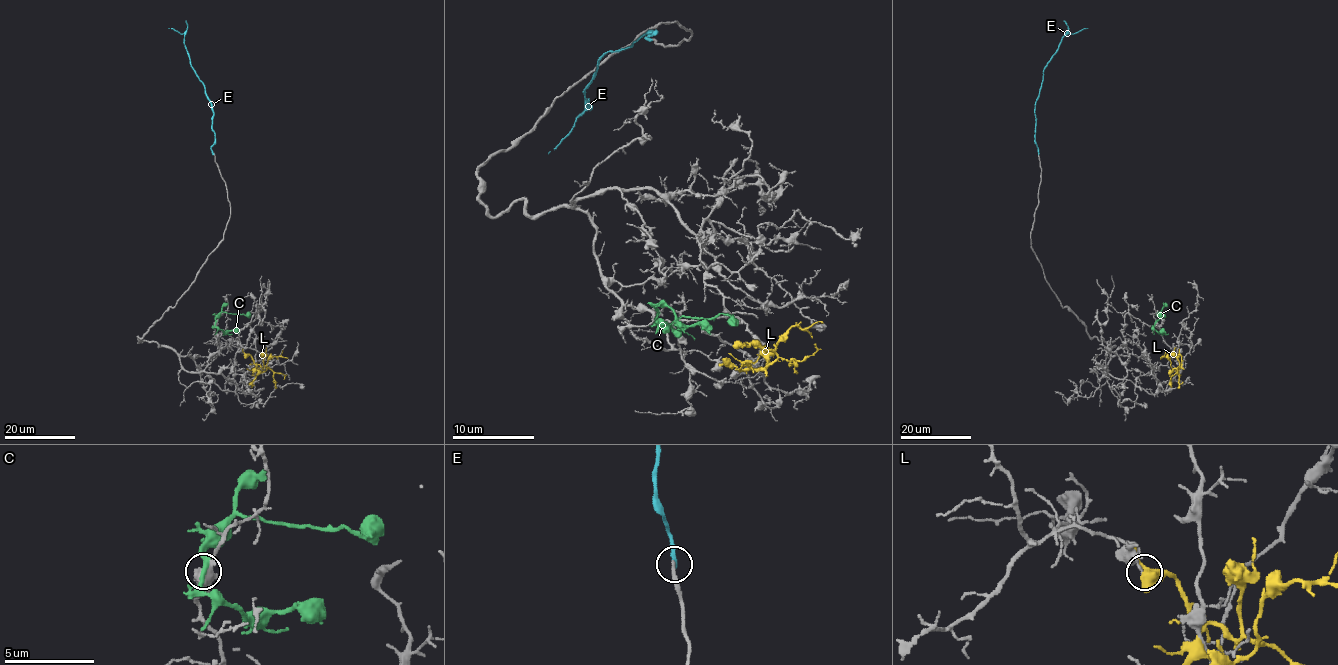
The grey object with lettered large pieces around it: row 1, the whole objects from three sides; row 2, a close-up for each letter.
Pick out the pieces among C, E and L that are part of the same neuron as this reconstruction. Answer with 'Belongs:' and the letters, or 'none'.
Belongs: none

